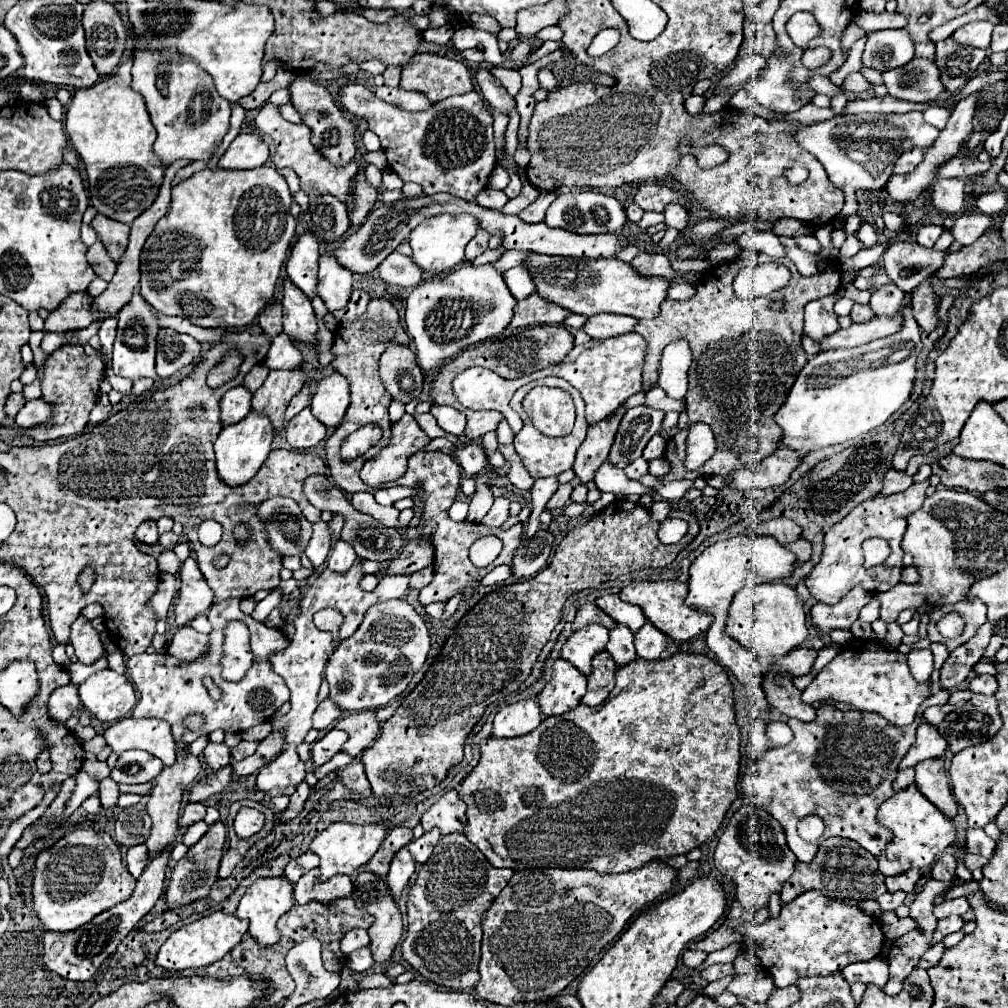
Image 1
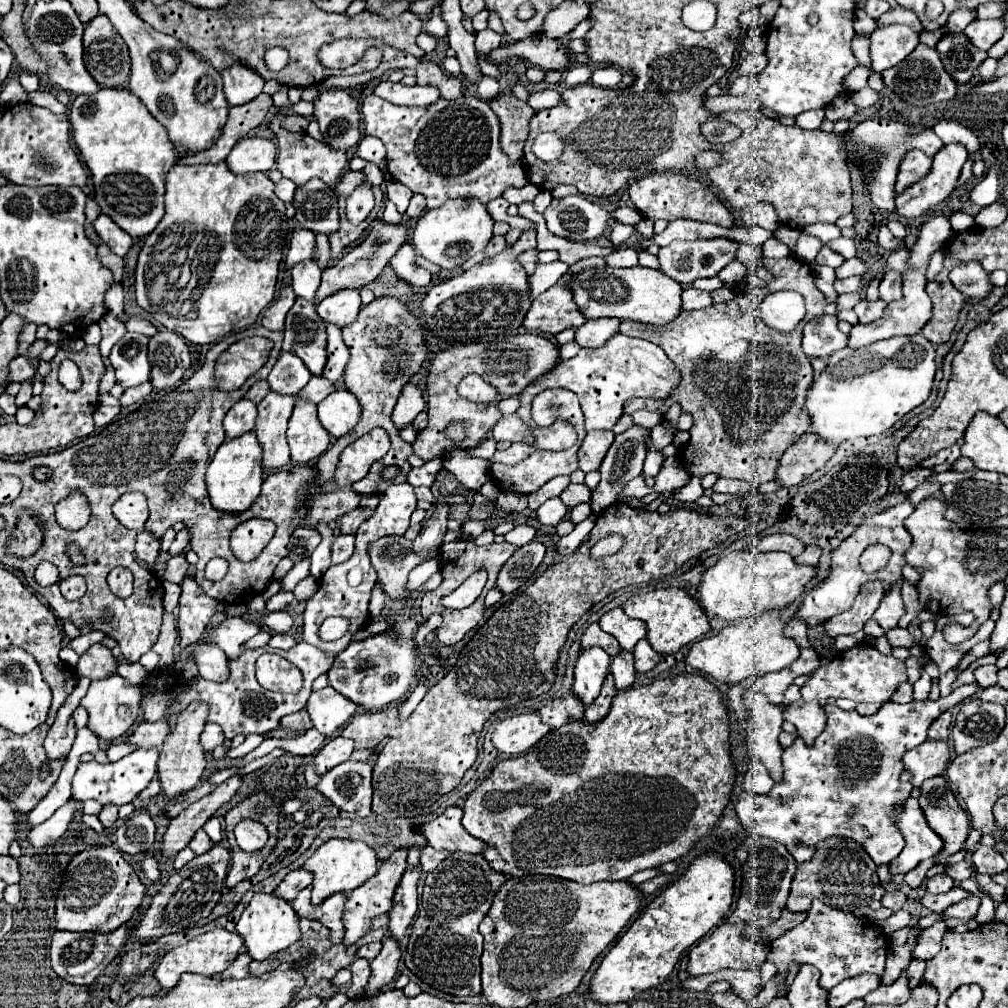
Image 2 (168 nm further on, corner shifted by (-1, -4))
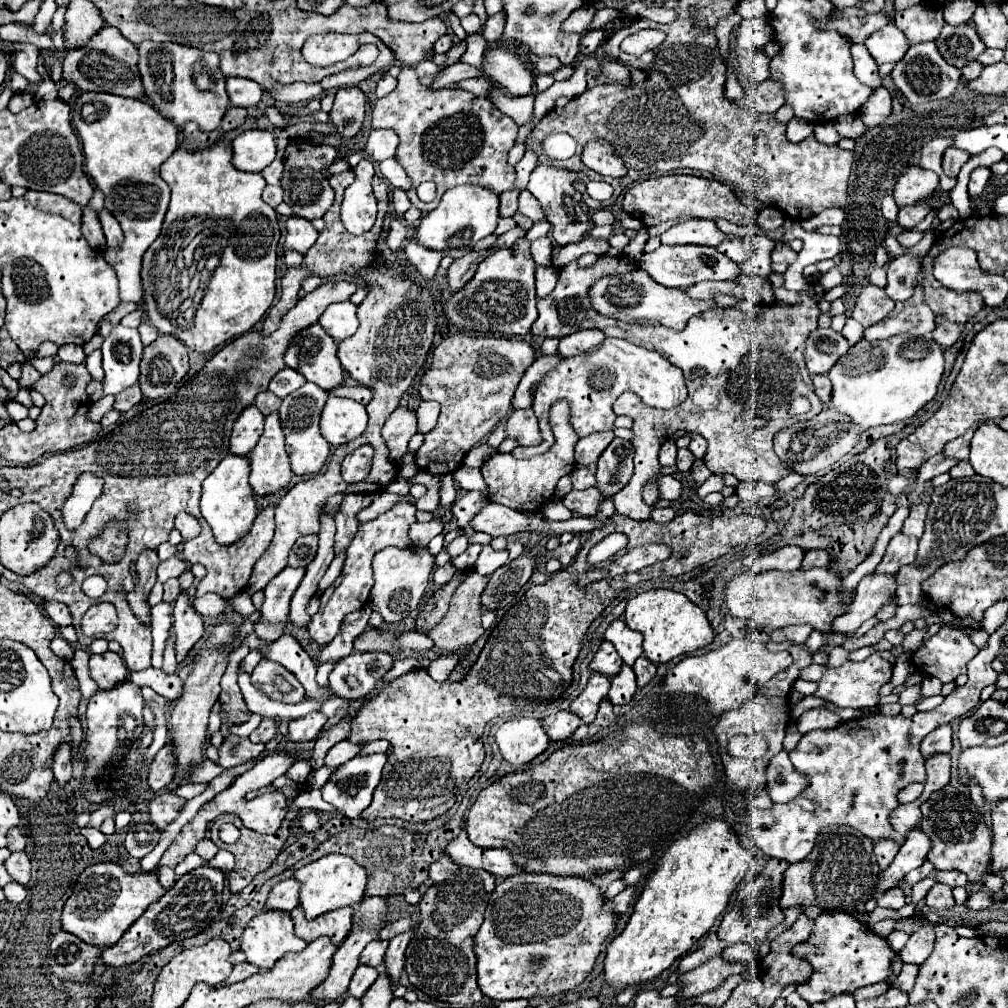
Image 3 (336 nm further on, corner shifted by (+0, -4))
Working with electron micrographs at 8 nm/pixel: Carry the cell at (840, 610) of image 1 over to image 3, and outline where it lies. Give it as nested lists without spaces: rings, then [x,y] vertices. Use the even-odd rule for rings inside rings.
[[[869,574],[865,576],[855,592],[855,600],[849,606],[849,612],[839,616],[833,622],[833,632],[853,634],[865,620],[877,614],[881,606],[893,600],[897,590],[895,576],[891,574]]]

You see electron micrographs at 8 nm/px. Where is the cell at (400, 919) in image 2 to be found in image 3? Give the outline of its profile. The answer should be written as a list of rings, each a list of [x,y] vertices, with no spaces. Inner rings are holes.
[[[403,932],[403,934],[399,934],[399,936],[395,936],[395,938],[389,940],[389,948],[387,948],[385,962],[383,962],[383,966],[385,966],[383,972],[389,976],[393,988],[399,984],[399,978],[401,978],[401,974],[403,974],[405,948],[407,948],[411,936],[413,936],[413,932]]]

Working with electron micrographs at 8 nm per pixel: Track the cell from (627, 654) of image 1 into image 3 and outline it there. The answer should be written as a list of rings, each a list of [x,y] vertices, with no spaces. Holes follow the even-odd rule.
[[[623,666],[621,672],[613,678],[611,690],[609,690],[609,702],[617,706],[625,706],[631,702],[631,698],[637,692],[637,682],[635,682],[635,672],[629,666]]]

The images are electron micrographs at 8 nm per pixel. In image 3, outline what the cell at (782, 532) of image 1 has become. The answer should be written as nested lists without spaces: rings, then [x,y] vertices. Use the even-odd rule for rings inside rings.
[[[783,546],[771,554],[763,554],[759,556],[753,566],[749,568],[749,574],[761,574],[767,570],[783,570],[783,572],[795,572],[801,568],[801,560],[803,560],[803,550],[797,546]]]

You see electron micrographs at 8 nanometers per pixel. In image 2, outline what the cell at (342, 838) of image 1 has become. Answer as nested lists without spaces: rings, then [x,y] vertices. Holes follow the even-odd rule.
[[[330,838],[324,842],[304,864],[306,870],[314,872],[314,882],[312,882],[312,902],[320,904],[326,896],[334,892],[350,892],[364,884],[374,872],[378,870],[378,856],[374,848],[360,840],[344,840],[344,838]]]

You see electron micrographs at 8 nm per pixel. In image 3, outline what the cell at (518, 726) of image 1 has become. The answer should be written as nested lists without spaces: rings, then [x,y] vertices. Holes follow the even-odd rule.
[[[515,718],[501,724],[495,740],[503,758],[517,768],[543,754],[551,742],[541,722],[535,718]]]

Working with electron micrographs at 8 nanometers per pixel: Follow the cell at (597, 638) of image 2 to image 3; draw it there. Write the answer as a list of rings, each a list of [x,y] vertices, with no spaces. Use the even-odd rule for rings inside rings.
[[[603,640],[599,652],[595,654],[595,658],[591,662],[591,670],[597,674],[603,674],[607,678],[613,678],[613,676],[617,676],[621,666],[623,664],[621,664],[621,656],[617,654],[617,650],[607,640]]]

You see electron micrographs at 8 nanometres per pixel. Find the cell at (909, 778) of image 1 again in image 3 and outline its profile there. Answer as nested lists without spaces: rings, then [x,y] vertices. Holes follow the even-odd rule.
[[[915,782],[915,784],[909,784],[907,788],[903,788],[901,792],[899,792],[899,796],[897,796],[897,800],[899,800],[899,804],[907,804],[907,802],[913,802],[919,794],[923,792],[923,784],[919,784],[919,782]]]

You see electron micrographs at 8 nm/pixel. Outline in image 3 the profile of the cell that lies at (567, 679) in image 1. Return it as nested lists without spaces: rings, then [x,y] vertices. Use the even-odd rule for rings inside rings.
[[[561,710],[561,712],[541,720],[541,724],[543,724],[545,732],[549,734],[549,738],[553,742],[559,742],[559,740],[567,740],[583,722],[579,716],[573,716],[573,712]]]

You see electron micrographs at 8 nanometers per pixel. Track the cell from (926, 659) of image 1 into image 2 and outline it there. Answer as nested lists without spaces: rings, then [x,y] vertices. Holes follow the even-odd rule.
[[[920,668],[920,680],[914,684],[914,700],[924,700],[930,694],[930,684],[932,678],[926,674],[924,668]]]

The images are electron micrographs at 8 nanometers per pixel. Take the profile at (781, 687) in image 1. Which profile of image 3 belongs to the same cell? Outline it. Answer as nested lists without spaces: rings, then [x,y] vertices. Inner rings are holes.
[[[813,708],[813,710],[807,710],[799,722],[797,722],[797,728],[801,734],[807,734],[811,730],[833,730],[837,728],[841,722],[841,718],[837,714],[833,714],[831,710],[827,708]]]

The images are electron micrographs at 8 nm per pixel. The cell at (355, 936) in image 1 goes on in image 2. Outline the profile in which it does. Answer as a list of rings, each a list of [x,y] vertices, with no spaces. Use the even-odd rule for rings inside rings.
[[[380,942],[364,944],[364,946],[360,946],[360,948],[358,948],[358,956],[360,956],[360,958],[366,958],[366,960],[374,960],[374,958],[378,956],[380,948],[382,948],[382,944],[380,944]]]

